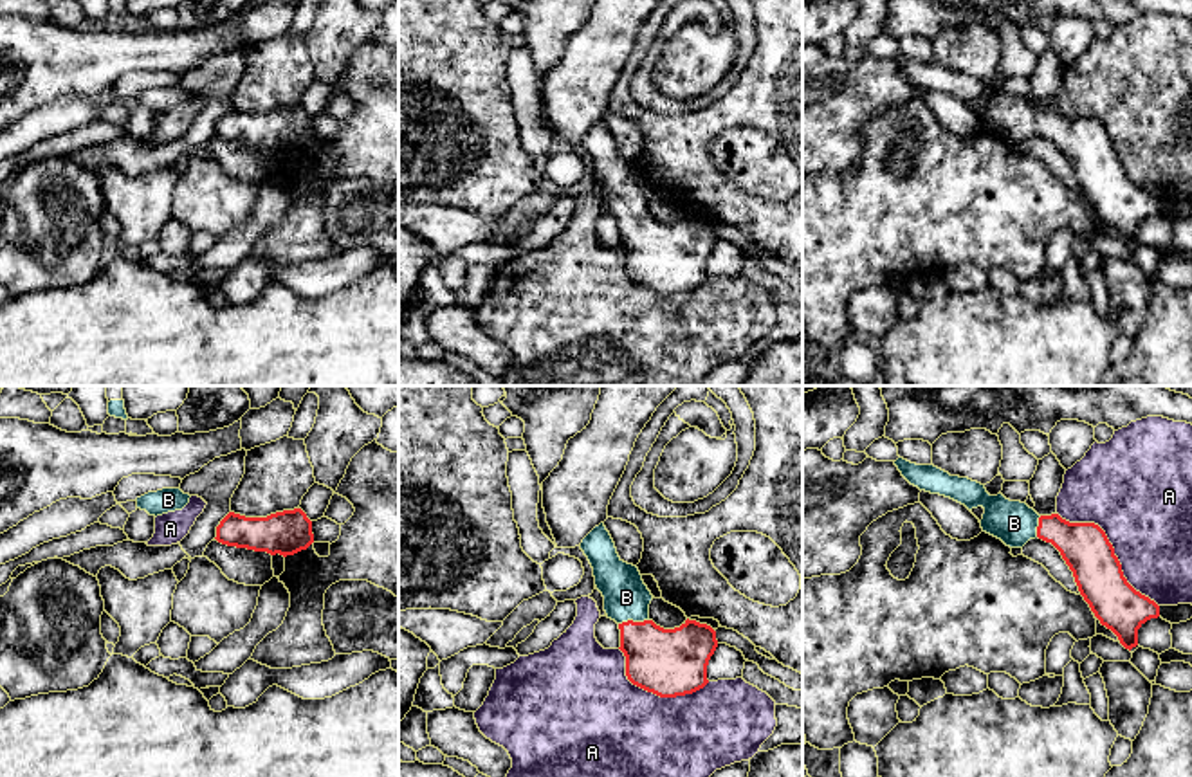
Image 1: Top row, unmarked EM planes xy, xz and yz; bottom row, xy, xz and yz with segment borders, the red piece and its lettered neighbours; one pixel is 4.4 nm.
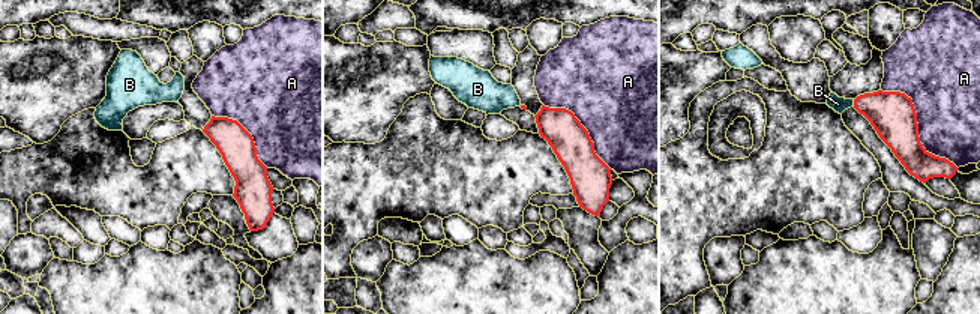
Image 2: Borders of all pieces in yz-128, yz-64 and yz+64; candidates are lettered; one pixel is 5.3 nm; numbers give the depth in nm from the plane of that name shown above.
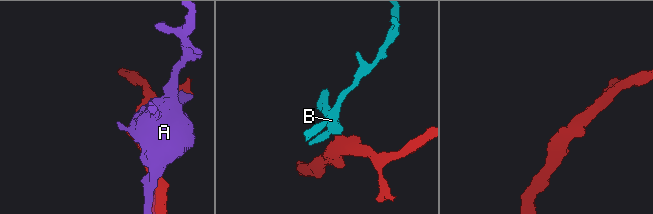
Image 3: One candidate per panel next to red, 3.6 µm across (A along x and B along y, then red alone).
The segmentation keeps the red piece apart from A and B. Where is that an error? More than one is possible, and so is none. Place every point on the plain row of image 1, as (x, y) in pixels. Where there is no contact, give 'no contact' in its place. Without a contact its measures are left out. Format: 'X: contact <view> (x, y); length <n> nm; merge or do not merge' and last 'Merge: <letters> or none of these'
A: contact yz (1113, 145); length 600 nm; do not merge
B: contact xz (632, 217); length 140 nm; merge
Merge: B

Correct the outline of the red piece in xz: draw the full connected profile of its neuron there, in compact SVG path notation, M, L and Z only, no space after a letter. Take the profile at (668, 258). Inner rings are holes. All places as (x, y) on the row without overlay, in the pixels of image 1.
M604 119L595 123L581 139L581 146L588 153L595 182L604 193L604 207L620 225L620 247L626 252L628 276L660 294L676 294L703 285L707 276L707 261L718 243L716 227L696 216L685 216L680 224L664 225L649 215L651 187L642 177L637 162L624 159Z

